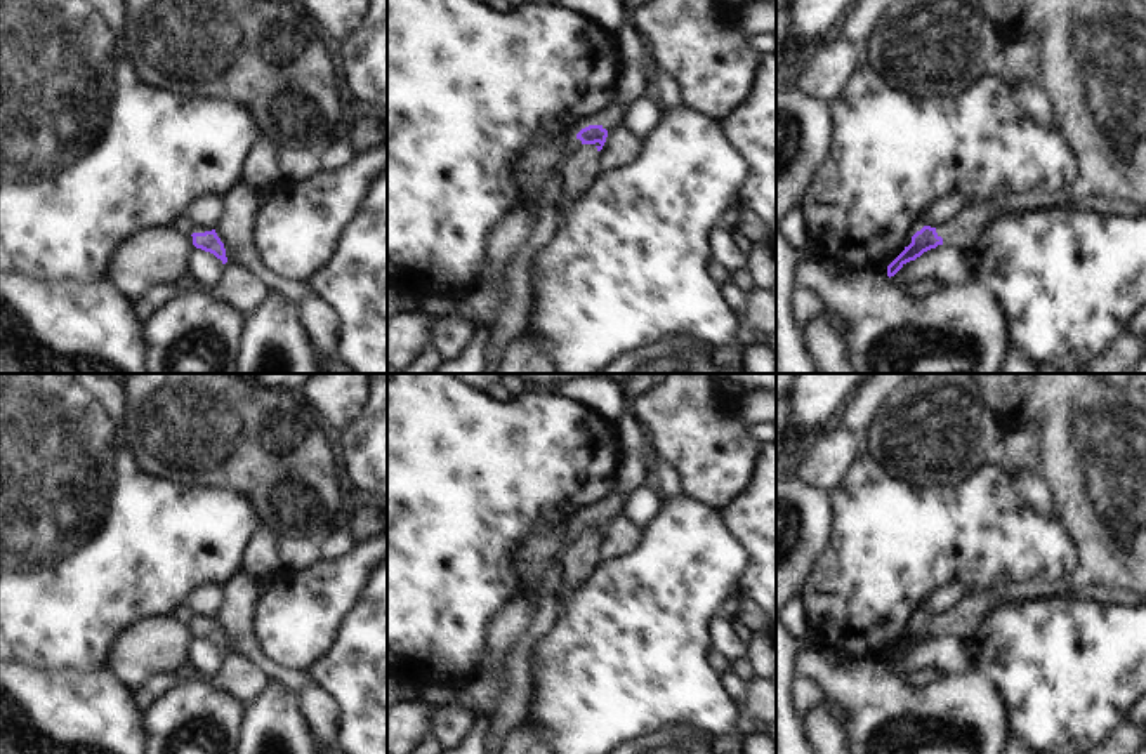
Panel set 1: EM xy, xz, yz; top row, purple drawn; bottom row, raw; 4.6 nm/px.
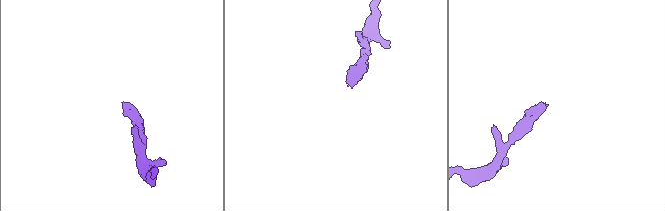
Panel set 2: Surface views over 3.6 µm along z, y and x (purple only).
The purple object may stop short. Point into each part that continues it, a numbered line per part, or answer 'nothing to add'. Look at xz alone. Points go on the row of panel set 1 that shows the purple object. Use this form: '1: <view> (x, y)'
1: xz (580, 171)

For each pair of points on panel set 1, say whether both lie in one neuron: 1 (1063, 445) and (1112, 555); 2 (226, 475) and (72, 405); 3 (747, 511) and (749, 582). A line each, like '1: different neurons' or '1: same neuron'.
1: same neuron
2: different neurons
3: same neuron

